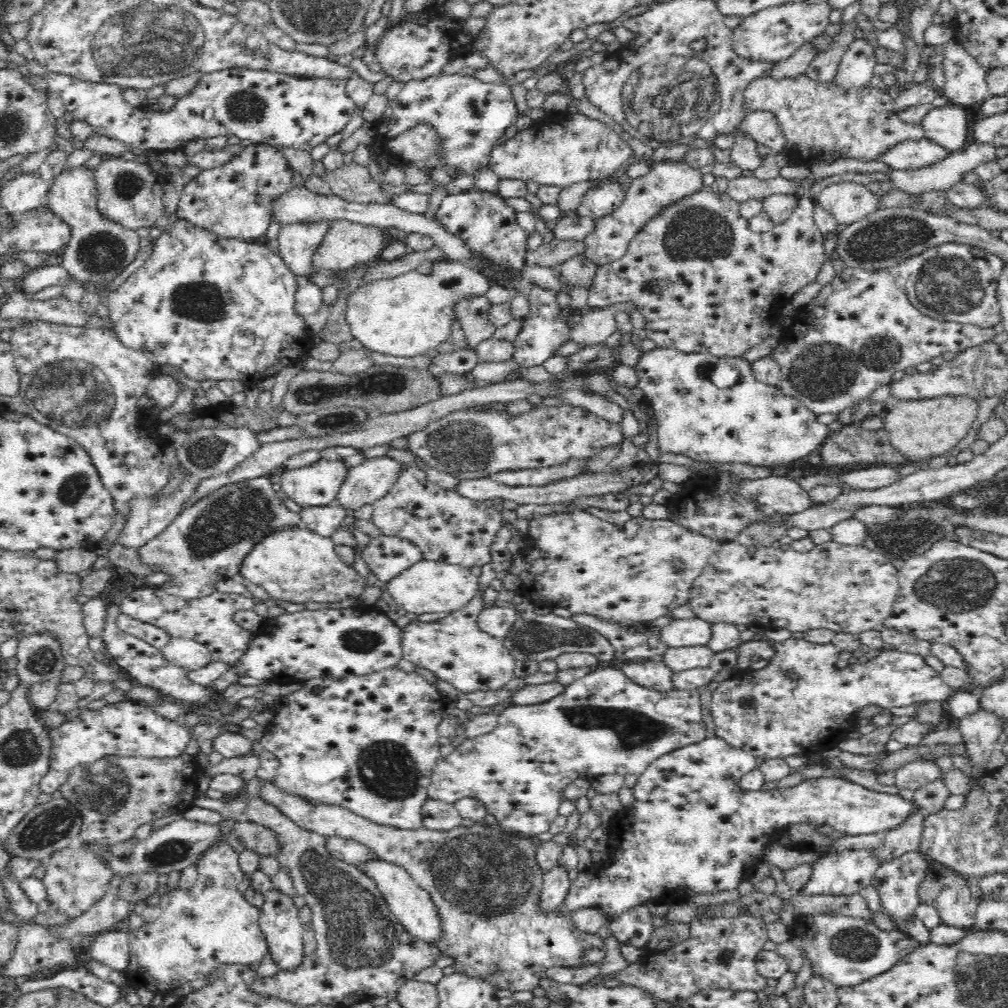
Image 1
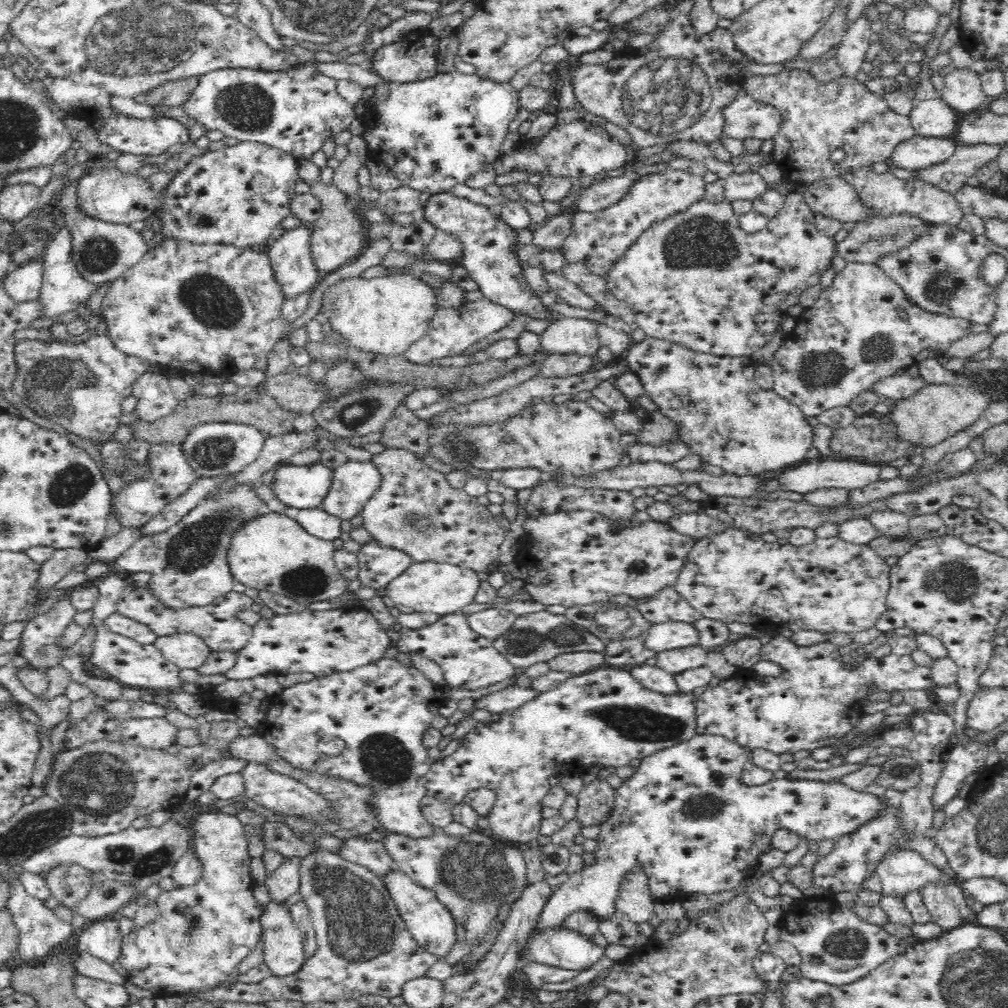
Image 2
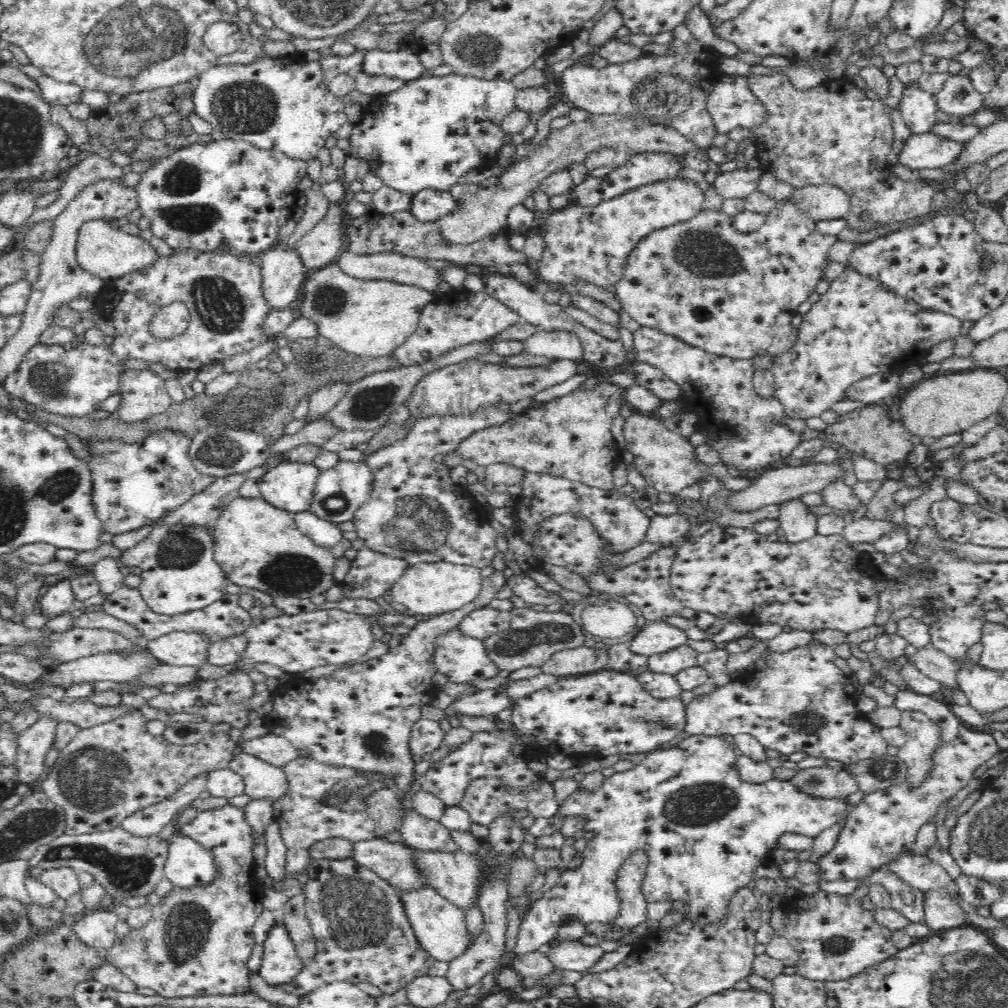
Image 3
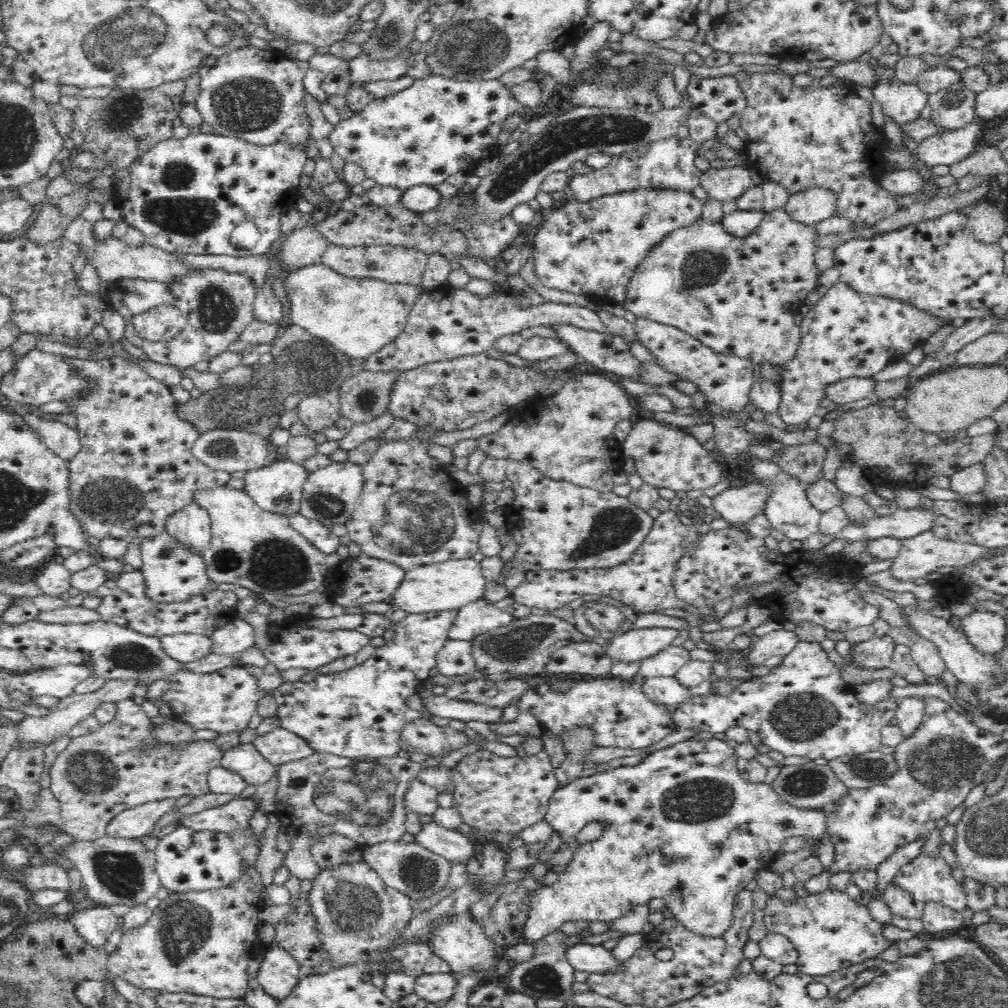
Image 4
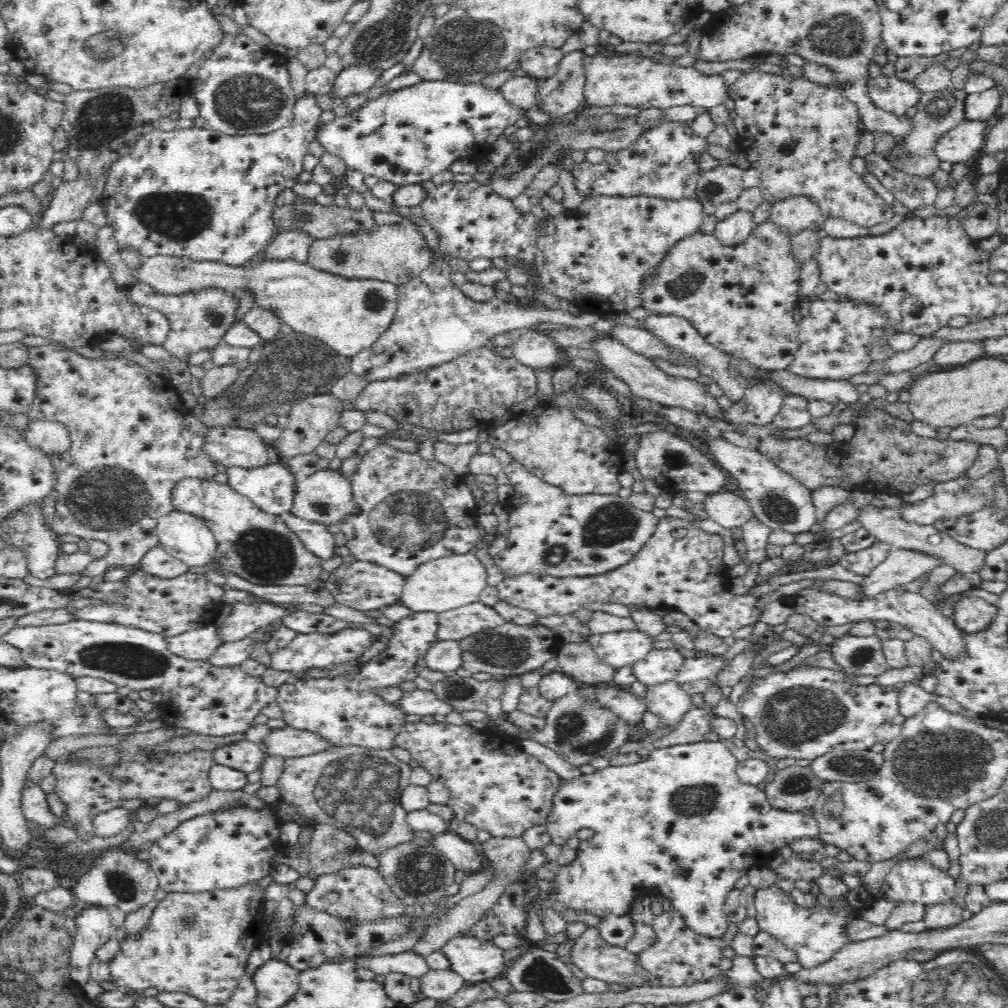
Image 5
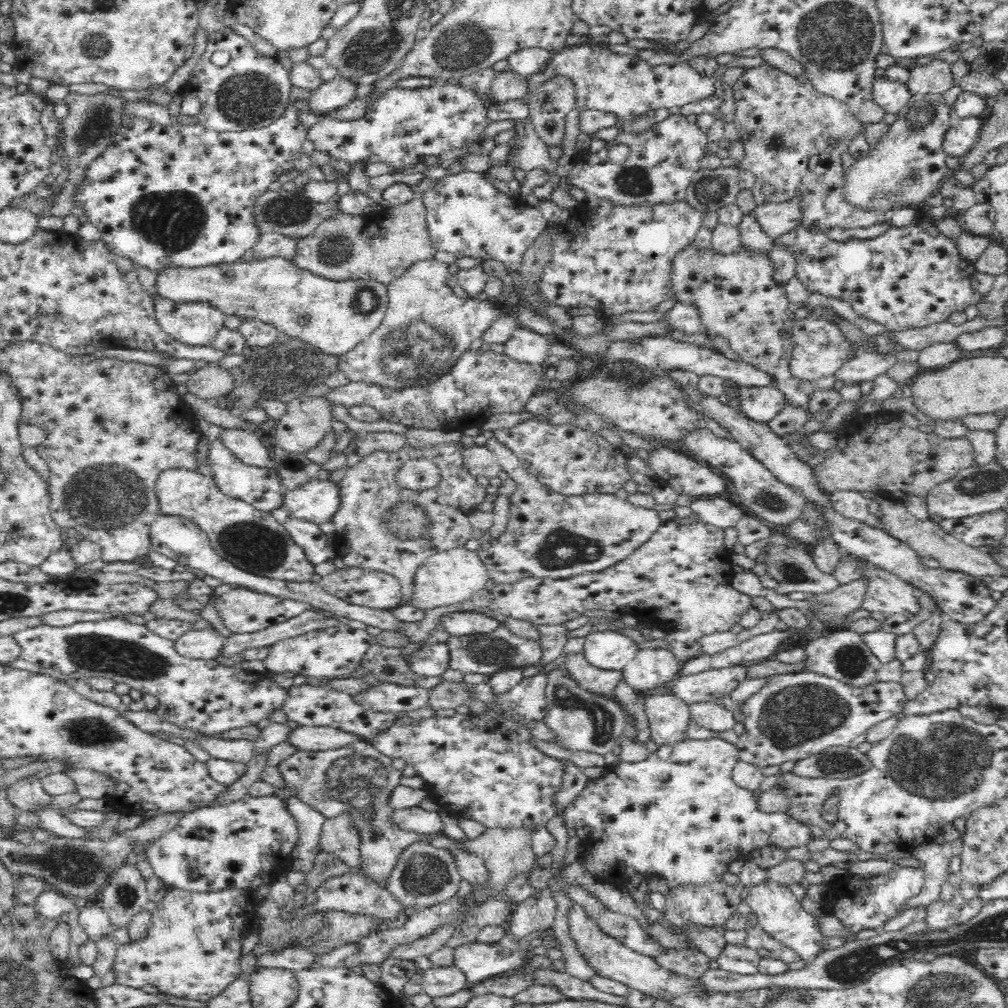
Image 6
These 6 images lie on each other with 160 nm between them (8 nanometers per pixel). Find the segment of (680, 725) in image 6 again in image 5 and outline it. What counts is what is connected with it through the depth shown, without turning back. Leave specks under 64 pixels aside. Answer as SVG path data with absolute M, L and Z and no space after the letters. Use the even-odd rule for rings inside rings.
M675 680L648 686L642 700L646 703L646 710L658 716L658 728L668 732L672 732L693 707L691 695Z

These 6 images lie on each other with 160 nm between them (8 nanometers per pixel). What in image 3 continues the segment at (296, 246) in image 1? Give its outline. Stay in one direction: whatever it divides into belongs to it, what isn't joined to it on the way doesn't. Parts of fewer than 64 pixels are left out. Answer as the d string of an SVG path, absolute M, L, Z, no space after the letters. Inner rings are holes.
M278 242L276 246L259 255L261 265L261 283L264 300L270 311L286 310L298 297L298 290L309 270L301 263L295 250L286 250L283 244Z

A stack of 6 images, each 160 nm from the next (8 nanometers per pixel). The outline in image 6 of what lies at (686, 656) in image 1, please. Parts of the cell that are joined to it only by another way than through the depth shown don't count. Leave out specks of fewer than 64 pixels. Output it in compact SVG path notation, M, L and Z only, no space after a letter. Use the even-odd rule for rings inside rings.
M666 648L640 649L621 670L623 681L635 691L659 688L679 675L681 664Z

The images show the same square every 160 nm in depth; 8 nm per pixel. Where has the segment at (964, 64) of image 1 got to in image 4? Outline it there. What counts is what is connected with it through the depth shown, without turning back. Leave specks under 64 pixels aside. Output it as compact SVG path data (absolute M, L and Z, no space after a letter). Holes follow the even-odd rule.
M961 80L929 94L927 105L931 111L930 123L941 132L964 128L974 122L976 116L975 92L964 86Z

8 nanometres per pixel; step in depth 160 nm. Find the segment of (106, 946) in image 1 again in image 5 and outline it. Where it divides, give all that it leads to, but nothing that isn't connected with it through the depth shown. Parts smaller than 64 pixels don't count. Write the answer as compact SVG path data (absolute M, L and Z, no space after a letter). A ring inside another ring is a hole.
M88 906L77 913L76 933L69 956L70 978L84 986L90 979L89 964L95 950L113 937L112 918L104 907Z

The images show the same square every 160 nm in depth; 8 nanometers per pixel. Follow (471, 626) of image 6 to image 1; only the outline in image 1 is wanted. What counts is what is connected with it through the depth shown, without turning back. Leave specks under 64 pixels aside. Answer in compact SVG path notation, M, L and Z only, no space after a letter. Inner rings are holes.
M492 605L482 609L477 618L477 625L482 632L496 639L503 639L510 632L517 618L518 613L514 606Z

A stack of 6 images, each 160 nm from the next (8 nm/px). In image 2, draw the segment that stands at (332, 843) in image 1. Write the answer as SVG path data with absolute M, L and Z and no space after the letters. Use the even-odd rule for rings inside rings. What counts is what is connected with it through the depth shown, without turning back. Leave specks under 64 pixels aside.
M350 838L345 840L339 855L349 862L370 869L379 876L386 876L398 869L393 857L388 853L387 847L378 840Z

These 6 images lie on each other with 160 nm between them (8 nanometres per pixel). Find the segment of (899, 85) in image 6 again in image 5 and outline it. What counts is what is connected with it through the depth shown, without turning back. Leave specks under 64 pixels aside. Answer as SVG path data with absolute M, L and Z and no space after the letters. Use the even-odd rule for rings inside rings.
M896 75L870 77L868 86L868 94L879 109L900 117L916 106L921 95L915 81L905 81Z

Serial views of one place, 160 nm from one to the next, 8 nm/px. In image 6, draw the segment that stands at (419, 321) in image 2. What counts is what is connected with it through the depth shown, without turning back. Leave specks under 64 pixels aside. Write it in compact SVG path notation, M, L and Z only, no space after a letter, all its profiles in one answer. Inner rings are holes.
M282 257L243 259L197 269L170 266L156 274L156 285L160 298L186 305L204 302L226 317L267 323L278 331L279 344L290 337L336 357L352 351L379 328L388 298L387 286L380 282L322 278Z

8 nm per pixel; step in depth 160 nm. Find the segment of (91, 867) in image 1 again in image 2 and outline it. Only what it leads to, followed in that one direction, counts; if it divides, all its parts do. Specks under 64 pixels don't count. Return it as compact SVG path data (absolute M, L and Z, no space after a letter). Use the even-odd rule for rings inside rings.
M64 864L44 876L52 896L67 907L78 906L91 889L92 872L76 864Z

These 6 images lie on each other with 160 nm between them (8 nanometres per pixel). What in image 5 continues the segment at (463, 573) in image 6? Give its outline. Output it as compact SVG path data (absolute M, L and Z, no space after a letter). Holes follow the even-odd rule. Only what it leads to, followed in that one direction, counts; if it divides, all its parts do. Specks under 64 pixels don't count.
M473 551L466 554L449 554L423 562L405 579L399 603L414 612L425 613L441 613L478 602L481 592L488 586L486 568Z

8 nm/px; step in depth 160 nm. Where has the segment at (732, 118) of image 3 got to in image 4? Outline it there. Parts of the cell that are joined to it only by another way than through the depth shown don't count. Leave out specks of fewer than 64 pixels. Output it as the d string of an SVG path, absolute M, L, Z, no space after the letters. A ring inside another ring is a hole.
M692 74L690 75L690 80L688 80L688 86L686 86L683 96L693 108L700 109L700 112L712 118L712 121L717 124L726 122L734 114L741 114L743 108L746 106L746 99L740 90L739 82L732 75L700 78L700 76Z

